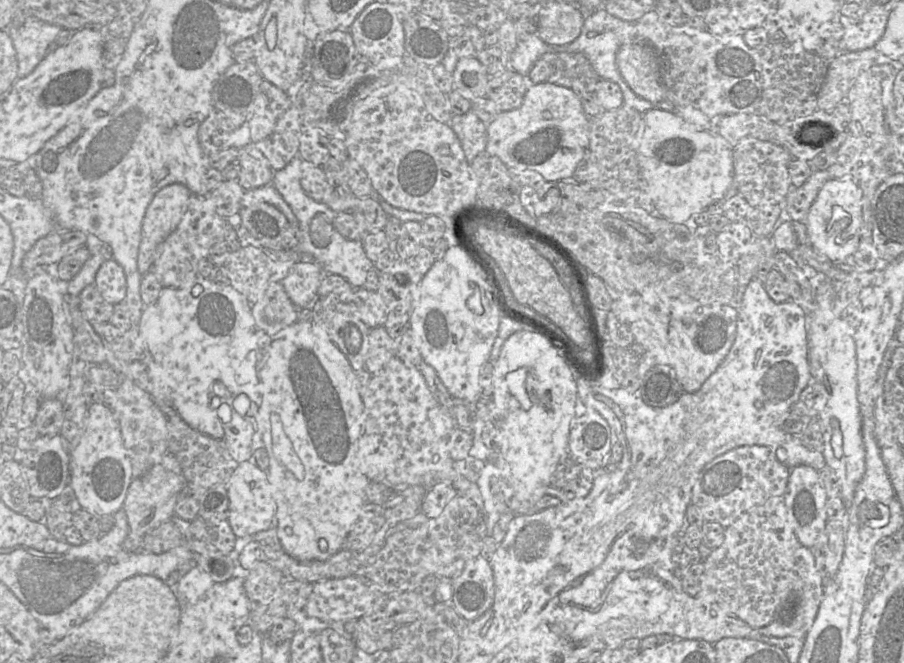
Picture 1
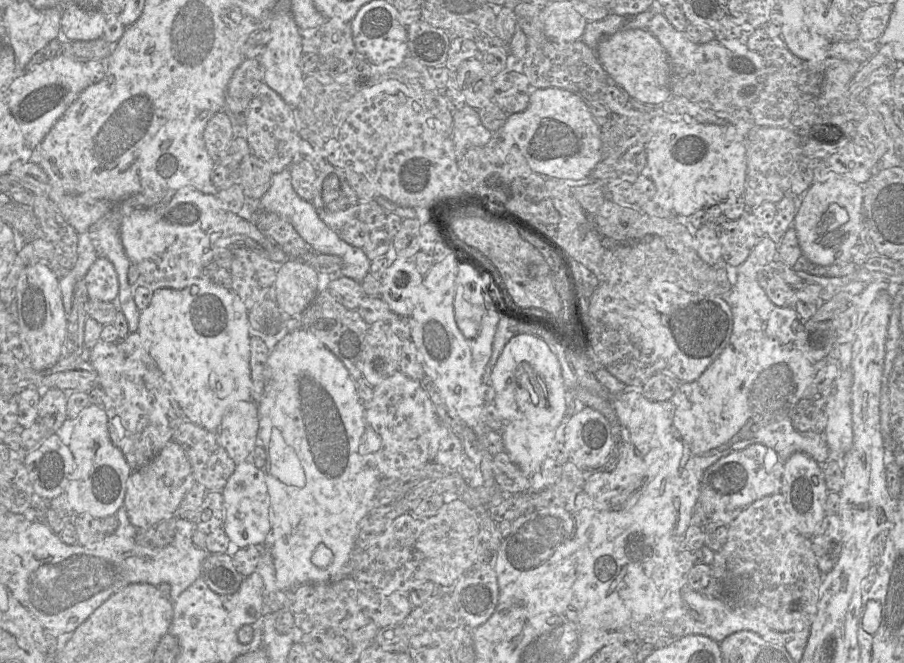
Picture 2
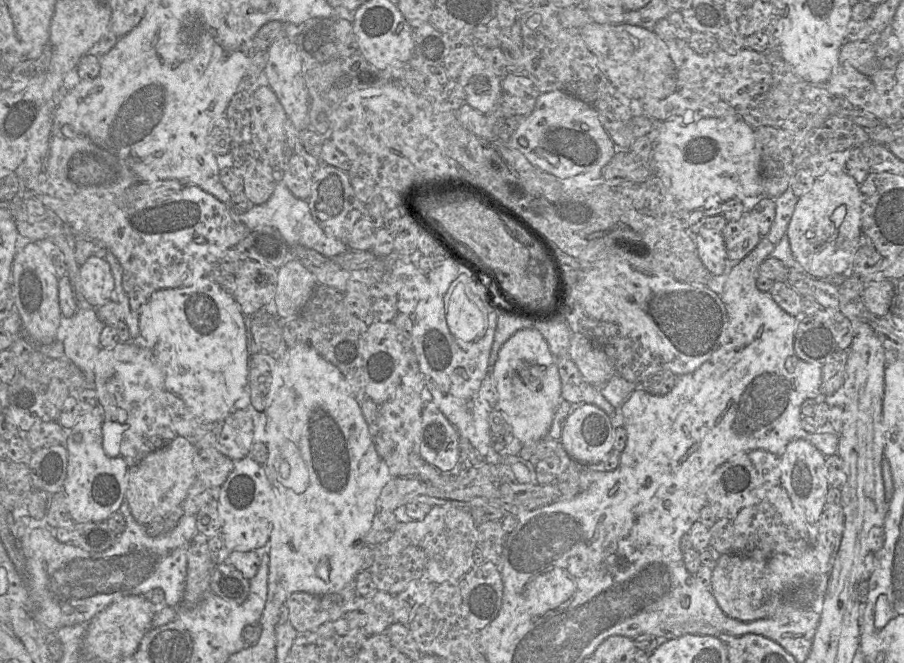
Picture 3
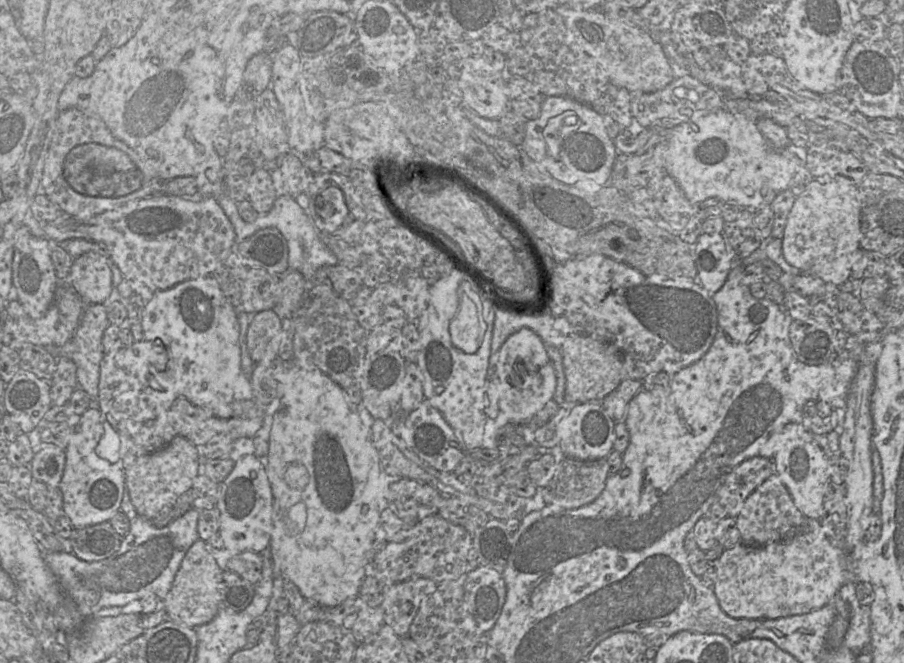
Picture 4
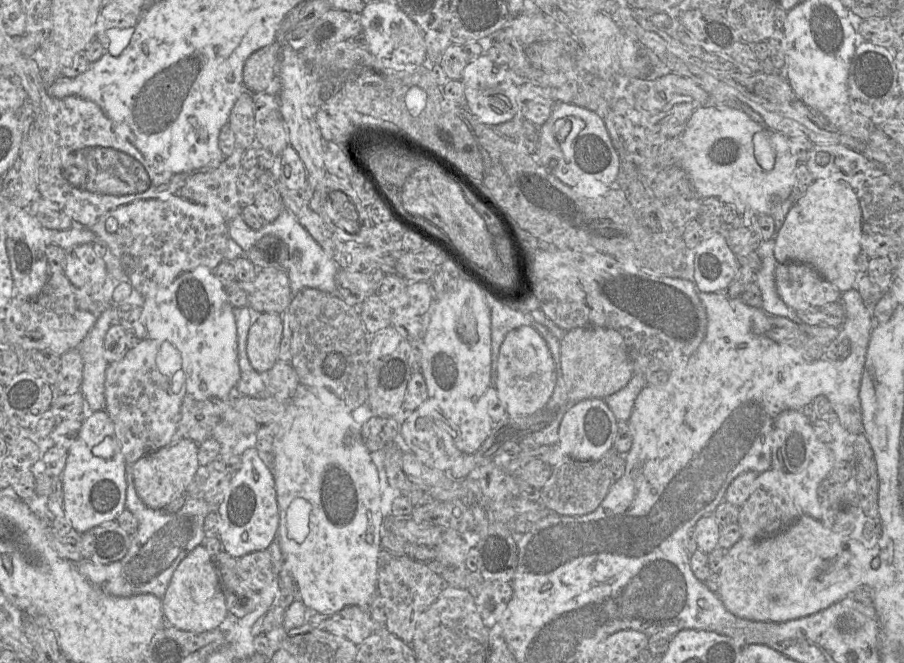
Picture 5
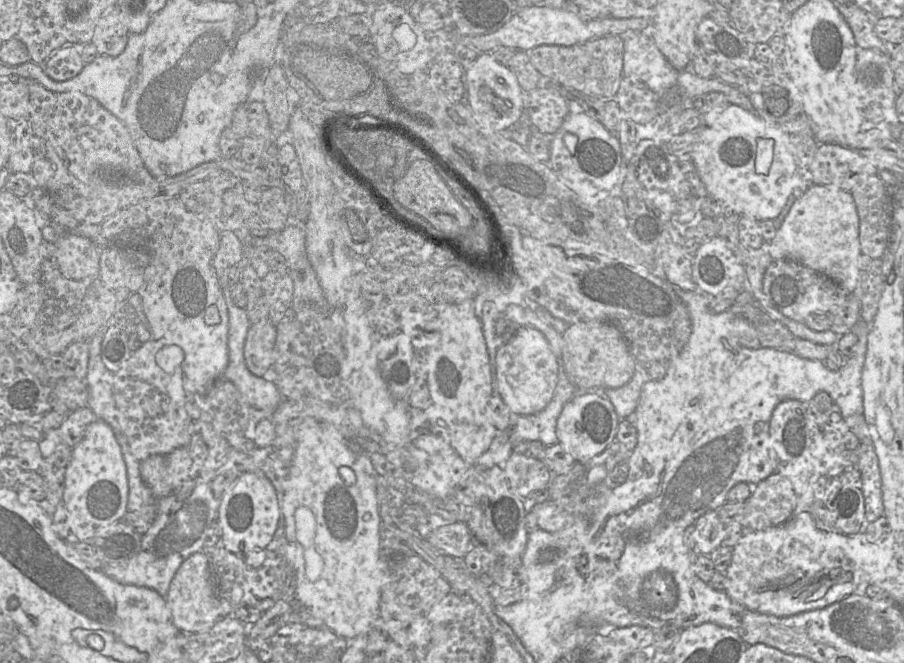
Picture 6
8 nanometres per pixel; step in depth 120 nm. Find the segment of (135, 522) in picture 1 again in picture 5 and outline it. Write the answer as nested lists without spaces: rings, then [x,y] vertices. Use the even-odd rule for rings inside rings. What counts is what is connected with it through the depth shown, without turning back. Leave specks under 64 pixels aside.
[[[180,438],[171,445],[147,454],[132,465],[133,482],[140,500],[149,508],[164,509],[185,493],[198,468],[198,444],[188,438]]]

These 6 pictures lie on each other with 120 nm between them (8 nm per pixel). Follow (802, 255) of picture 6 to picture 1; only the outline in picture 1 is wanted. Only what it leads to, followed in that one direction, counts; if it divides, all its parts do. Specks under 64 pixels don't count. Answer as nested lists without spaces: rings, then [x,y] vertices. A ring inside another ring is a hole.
[[[851,178],[829,179],[819,191],[805,222],[811,246],[830,261],[854,255],[863,233],[862,192]]]

